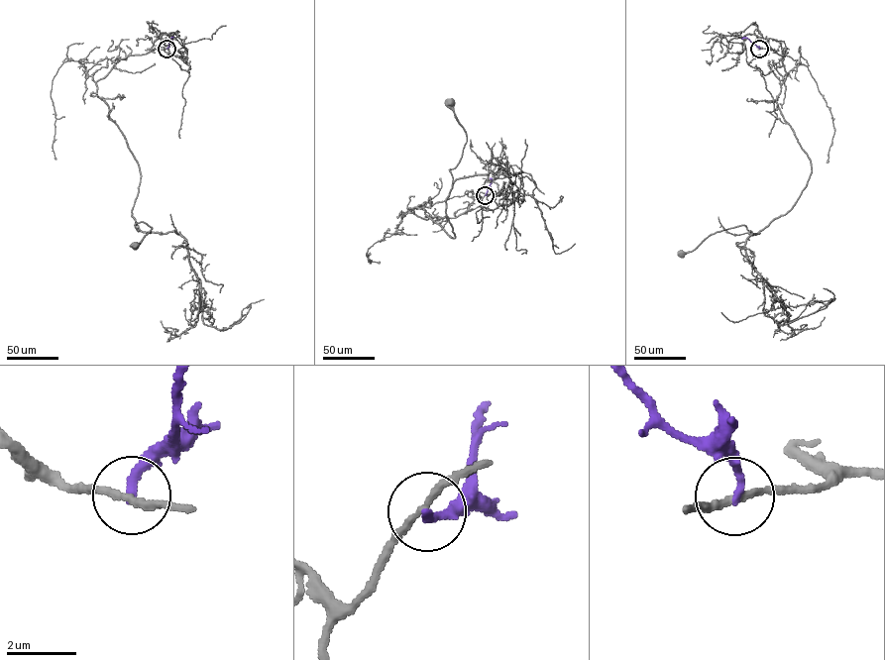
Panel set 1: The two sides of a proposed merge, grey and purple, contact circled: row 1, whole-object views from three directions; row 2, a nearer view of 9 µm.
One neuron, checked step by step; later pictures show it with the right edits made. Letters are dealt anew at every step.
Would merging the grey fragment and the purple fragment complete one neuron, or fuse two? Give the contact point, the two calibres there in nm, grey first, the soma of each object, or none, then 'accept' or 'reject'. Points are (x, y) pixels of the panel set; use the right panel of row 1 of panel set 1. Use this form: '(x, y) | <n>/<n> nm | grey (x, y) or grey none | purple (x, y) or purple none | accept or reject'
(759, 49) | 190/240 nm | grey (681, 254) | purple none | reject

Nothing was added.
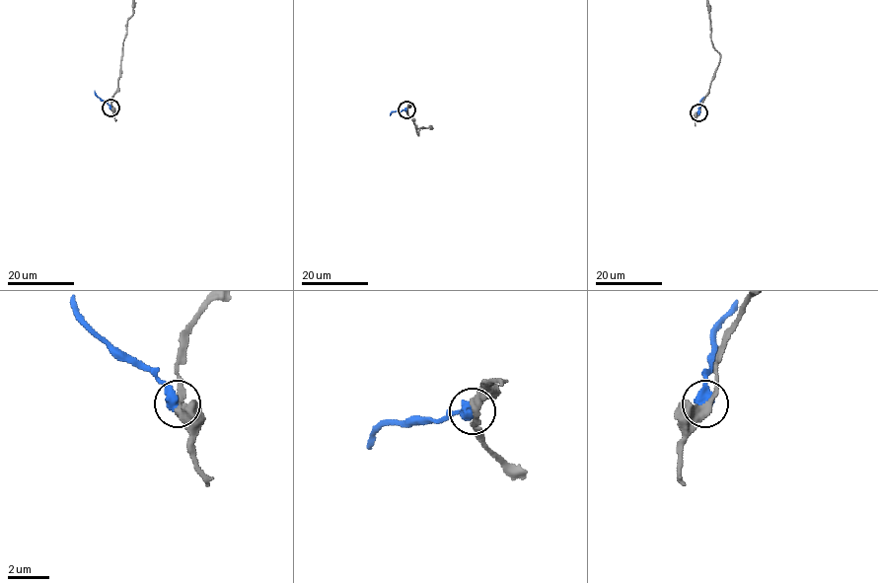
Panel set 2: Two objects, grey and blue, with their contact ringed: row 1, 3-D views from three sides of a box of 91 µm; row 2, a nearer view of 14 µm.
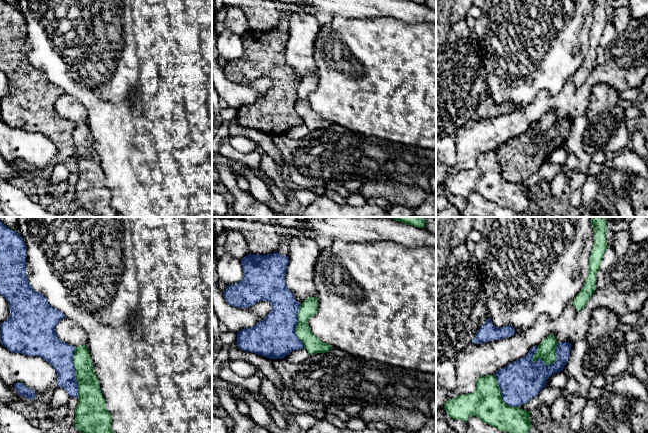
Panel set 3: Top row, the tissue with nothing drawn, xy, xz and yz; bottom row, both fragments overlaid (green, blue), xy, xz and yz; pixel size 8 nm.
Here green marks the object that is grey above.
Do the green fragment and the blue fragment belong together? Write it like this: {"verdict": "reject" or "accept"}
{"verdict": "reject"}

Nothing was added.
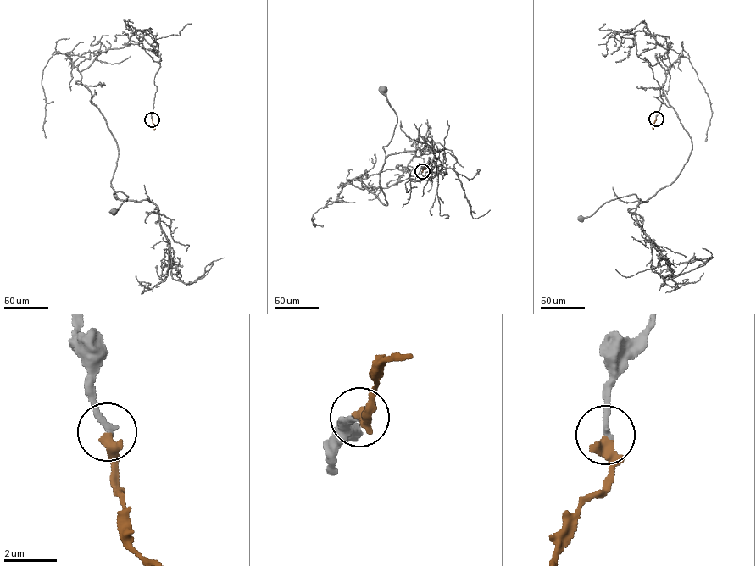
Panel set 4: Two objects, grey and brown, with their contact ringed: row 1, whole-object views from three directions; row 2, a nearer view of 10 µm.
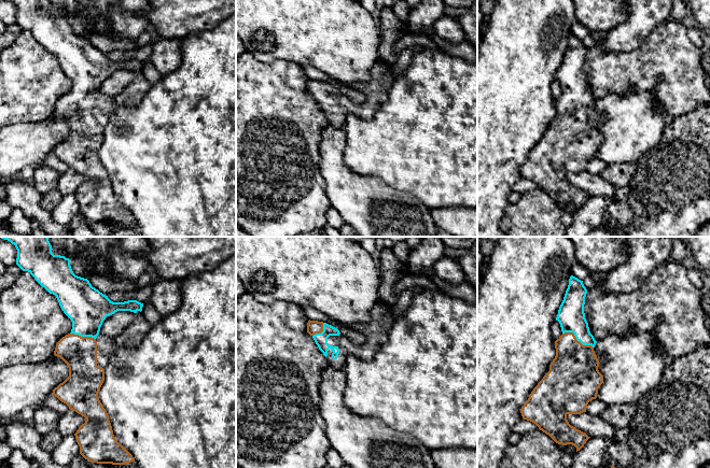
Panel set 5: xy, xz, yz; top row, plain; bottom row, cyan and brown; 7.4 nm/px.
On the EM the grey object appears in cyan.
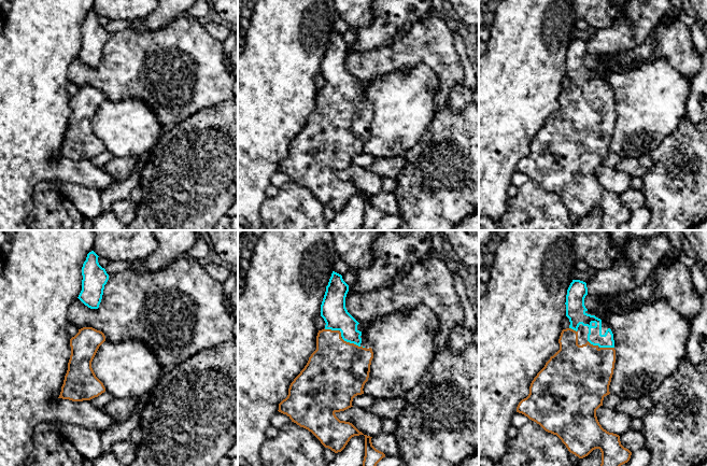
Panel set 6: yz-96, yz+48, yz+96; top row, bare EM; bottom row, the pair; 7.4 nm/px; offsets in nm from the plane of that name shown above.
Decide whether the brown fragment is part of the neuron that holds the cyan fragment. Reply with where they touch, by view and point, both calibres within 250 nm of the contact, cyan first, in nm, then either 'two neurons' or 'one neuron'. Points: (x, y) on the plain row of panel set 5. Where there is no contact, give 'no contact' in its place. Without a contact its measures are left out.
yz (576, 98) | 200/360 nm | one neuron

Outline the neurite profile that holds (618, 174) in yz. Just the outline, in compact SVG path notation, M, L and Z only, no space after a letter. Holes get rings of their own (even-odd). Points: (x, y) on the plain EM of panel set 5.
M609 164L599 175L614 185L616 188L628 186L636 174L638 165L635 164Z

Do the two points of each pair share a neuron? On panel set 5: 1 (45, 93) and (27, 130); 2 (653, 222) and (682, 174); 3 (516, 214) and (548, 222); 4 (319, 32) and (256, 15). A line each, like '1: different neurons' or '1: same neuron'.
1: different neurons
2: same neuron
3: same neuron
4: same neuron

